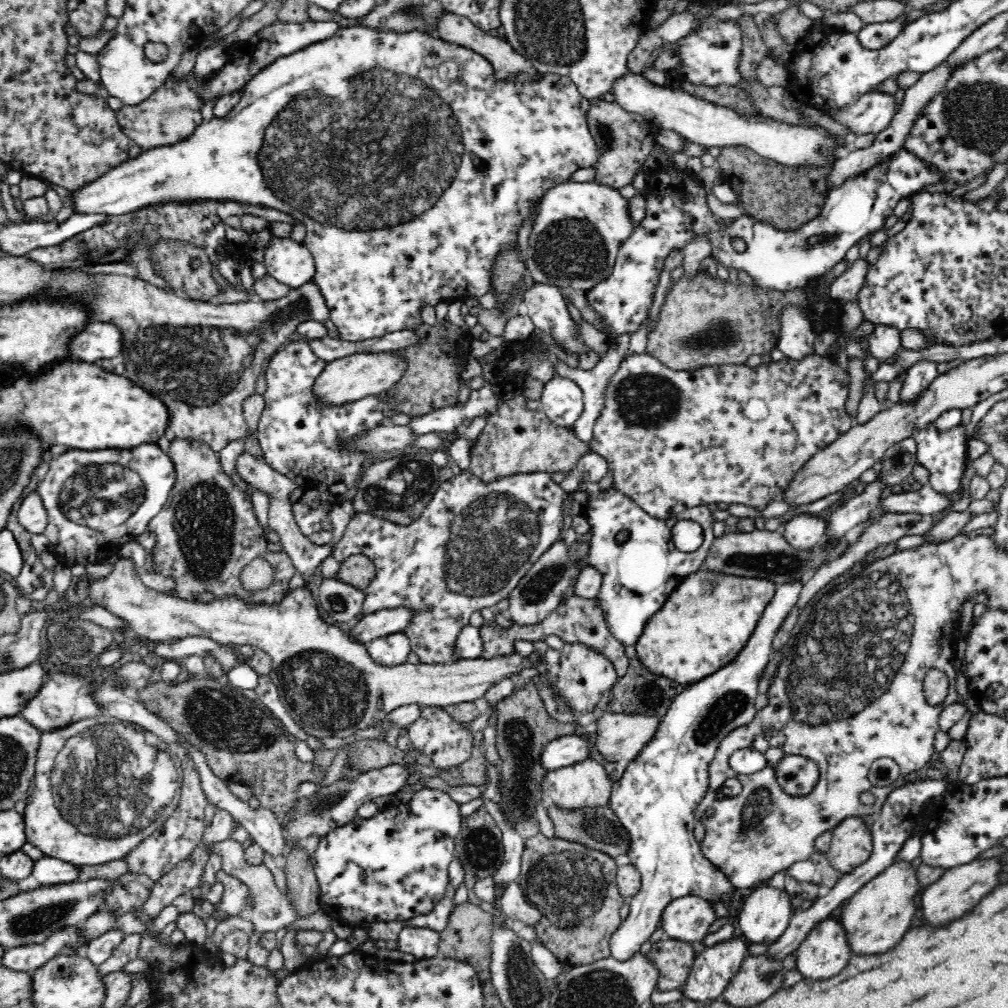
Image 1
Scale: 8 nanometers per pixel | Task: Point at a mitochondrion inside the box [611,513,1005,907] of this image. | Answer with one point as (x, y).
(849, 656)

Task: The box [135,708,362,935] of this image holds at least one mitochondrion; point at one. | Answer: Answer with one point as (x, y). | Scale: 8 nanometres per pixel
(320, 806)

